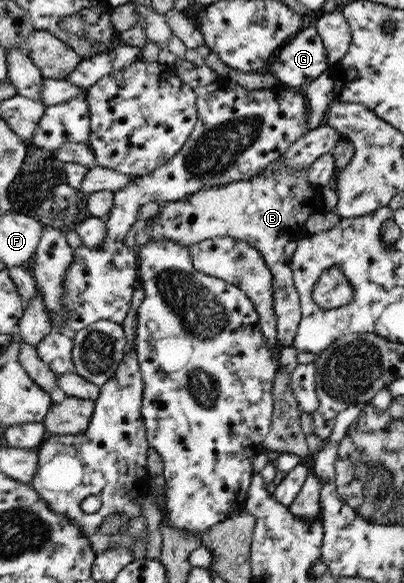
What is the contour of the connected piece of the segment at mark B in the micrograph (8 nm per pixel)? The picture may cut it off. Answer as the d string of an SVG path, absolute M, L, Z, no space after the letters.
M281 157L277 161L271 162L261 173L258 173L256 177L251 179L232 181L208 188L204 187L198 189L198 192L195 192L193 196L167 202L159 210L160 214L147 231L150 234L149 240L171 240L176 244L188 247L202 240L220 236L237 238L238 240L249 242L250 246L256 246L261 251L261 254L264 255L264 259L273 273L273 302L276 304L277 313L277 339L282 347L286 347L292 346L297 336L301 302L298 302L299 292L296 282L292 280L293 269L291 266L288 266L288 262L282 262L284 260L284 246L290 240L290 232L298 232L300 230L296 226L304 226L311 214L325 212L326 210L322 203L322 187L310 184L307 177L309 176L308 168L302 167L295 171L283 168L285 168L285 161Z

